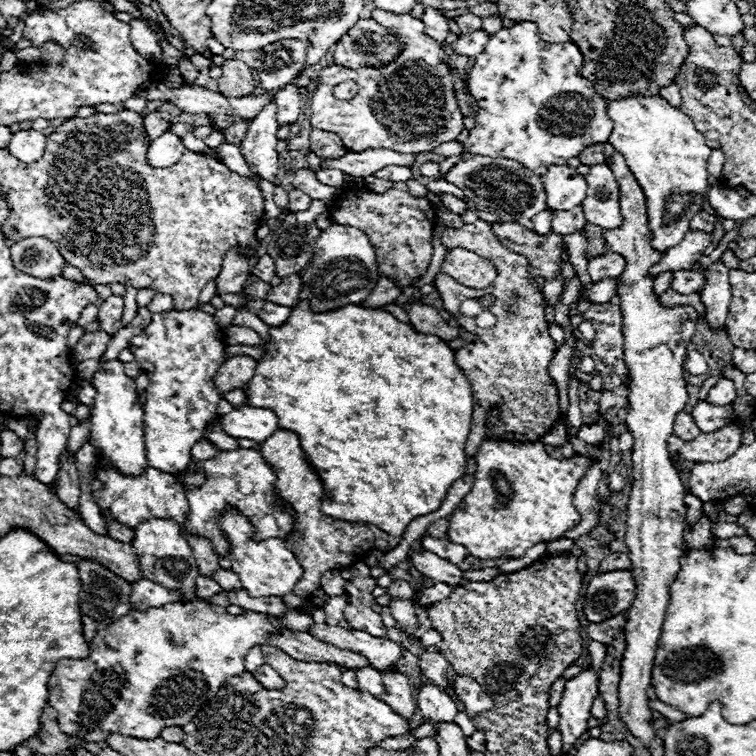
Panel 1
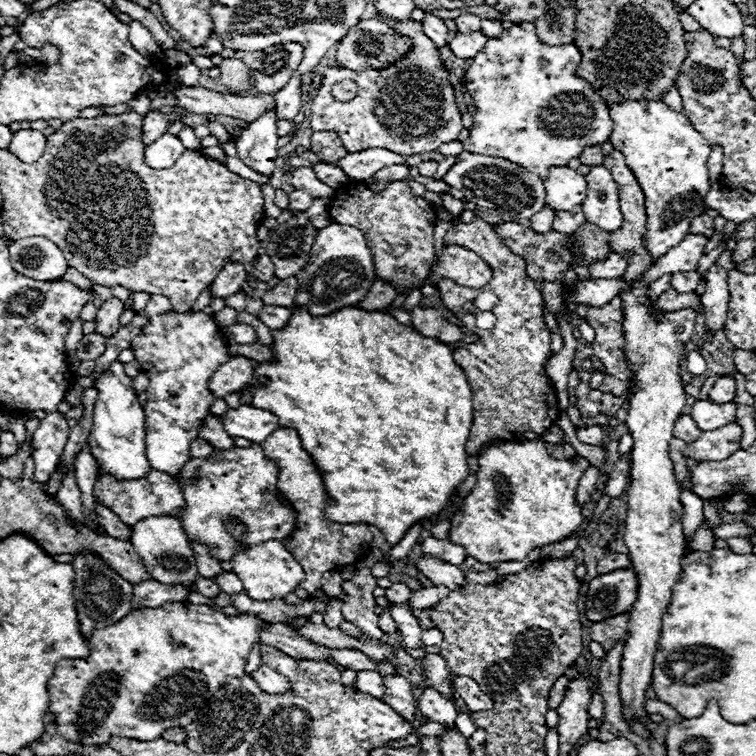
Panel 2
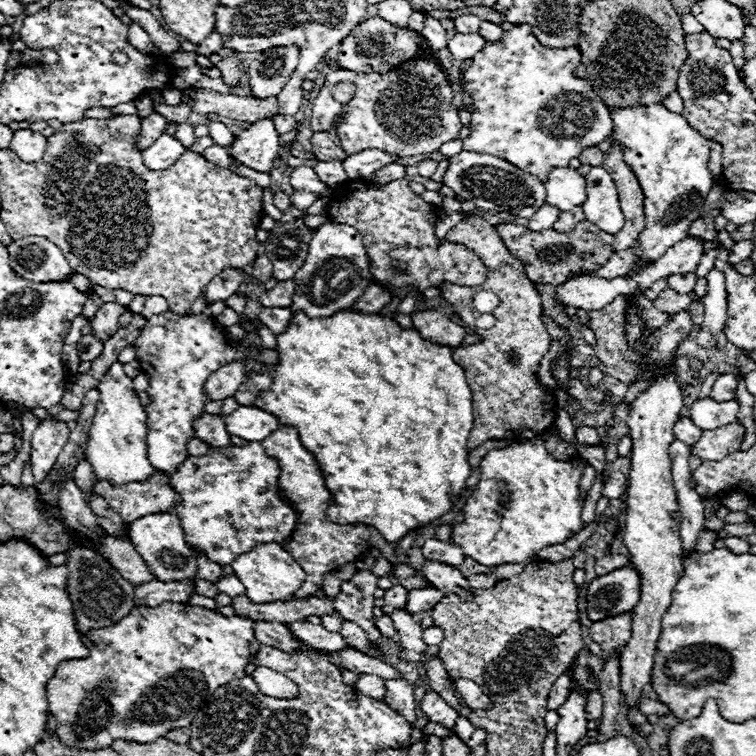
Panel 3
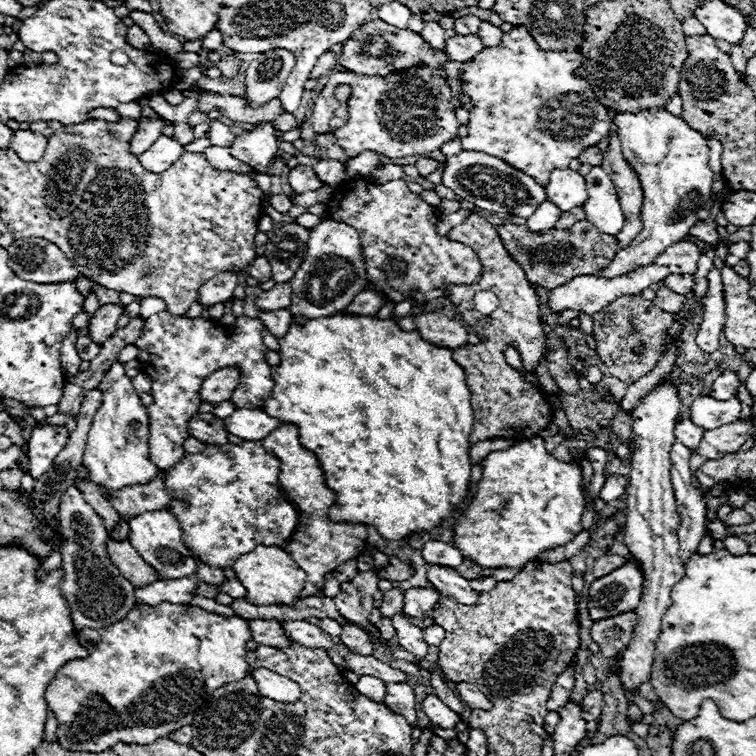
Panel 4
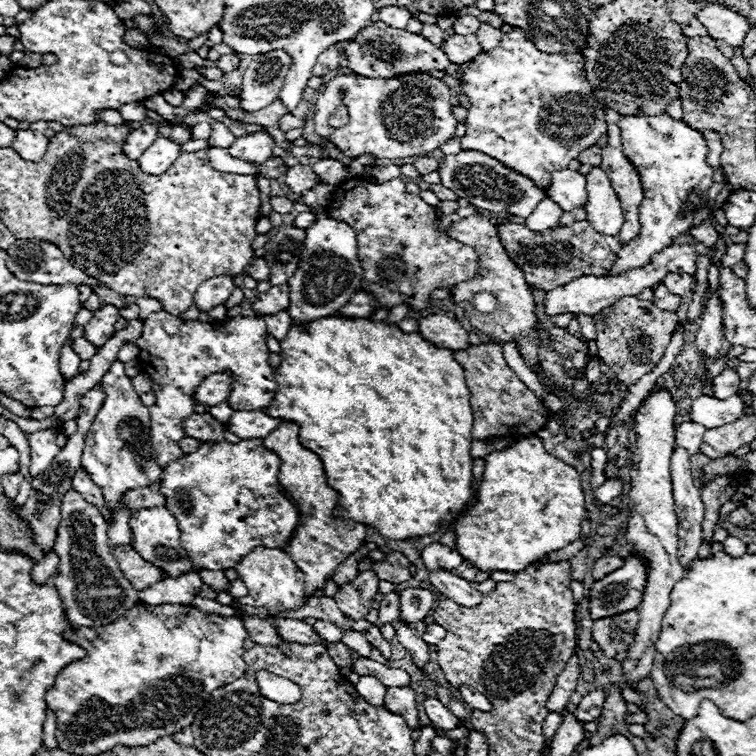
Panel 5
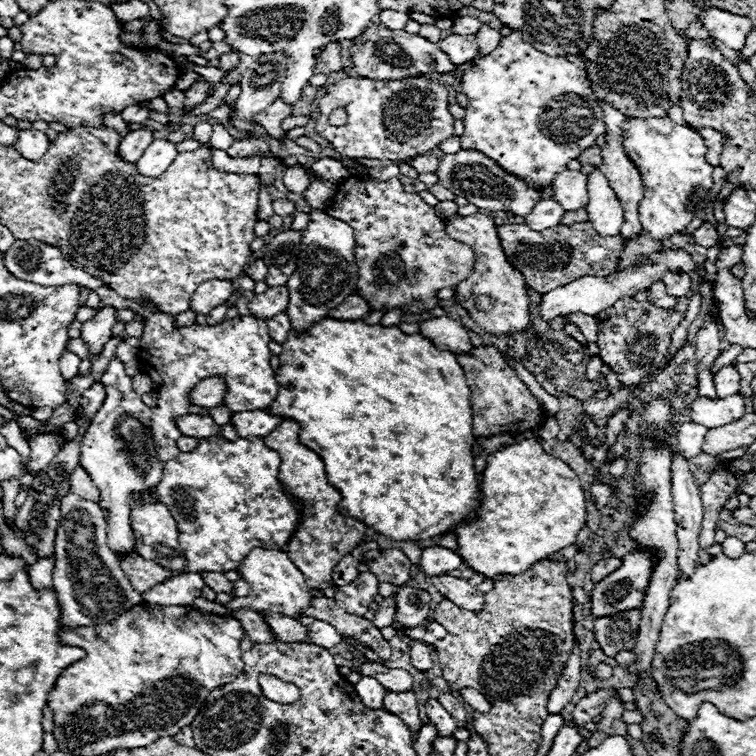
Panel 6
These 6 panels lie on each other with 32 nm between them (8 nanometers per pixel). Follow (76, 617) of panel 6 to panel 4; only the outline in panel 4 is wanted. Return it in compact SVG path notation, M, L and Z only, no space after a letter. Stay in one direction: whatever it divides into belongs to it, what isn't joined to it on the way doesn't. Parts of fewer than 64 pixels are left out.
M70 486L60 498L60 528L58 528L58 532L62 538L62 544L58 546L58 552L62 554L60 568L64 570L64 576L60 580L60 592L68 602L74 628L76 630L80 630L80 628L104 628L108 624L118 622L122 616L126 616L136 606L136 588L120 574L116 564L108 556L108 552L106 552L108 530L104 528L102 518L94 512L94 508L90 508L90 504L82 498L82 494L74 486Z

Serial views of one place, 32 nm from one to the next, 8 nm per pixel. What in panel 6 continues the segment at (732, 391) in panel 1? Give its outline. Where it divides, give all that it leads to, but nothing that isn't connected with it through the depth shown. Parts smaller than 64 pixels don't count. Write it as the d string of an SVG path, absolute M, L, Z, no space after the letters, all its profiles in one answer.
M730 364L730 366L720 368L720 370L714 374L714 386L716 386L718 398L726 398L726 396L738 394L738 388L740 388L740 374L738 374L736 366Z

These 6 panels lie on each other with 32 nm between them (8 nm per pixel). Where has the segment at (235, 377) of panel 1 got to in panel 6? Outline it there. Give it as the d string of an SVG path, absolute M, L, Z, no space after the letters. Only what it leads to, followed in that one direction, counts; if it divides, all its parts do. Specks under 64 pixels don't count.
M206 378L190 390L188 400L190 404L196 404L202 408L214 408L222 402L224 394L226 394L226 384L220 378Z

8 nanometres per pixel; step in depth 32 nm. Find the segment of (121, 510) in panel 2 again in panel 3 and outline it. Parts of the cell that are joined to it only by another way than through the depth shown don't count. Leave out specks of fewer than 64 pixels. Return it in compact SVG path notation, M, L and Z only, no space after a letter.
M156 472L146 482L122 484L116 488L108 482L100 482L100 496L108 500L126 524L146 514L170 512L174 504L180 502L178 494L168 486L168 476L164 472Z

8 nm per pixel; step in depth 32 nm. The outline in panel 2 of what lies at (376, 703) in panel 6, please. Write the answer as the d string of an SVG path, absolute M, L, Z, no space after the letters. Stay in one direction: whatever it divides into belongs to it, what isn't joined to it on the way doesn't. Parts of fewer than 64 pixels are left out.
M358 672L358 680L356 680L356 688L360 692L366 692L370 696L378 696L382 698L384 696L384 682L382 682L382 676L376 674L376 672Z

